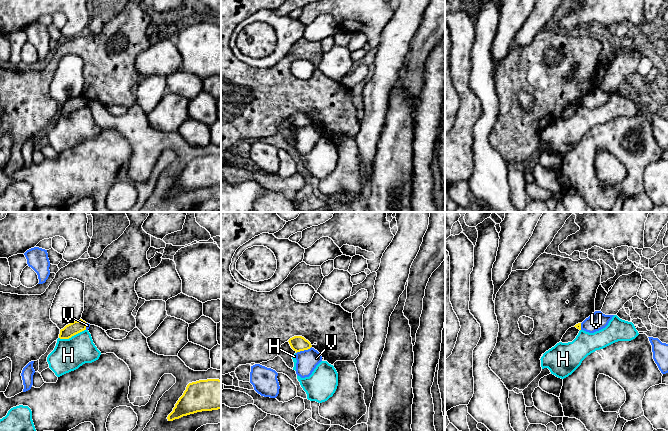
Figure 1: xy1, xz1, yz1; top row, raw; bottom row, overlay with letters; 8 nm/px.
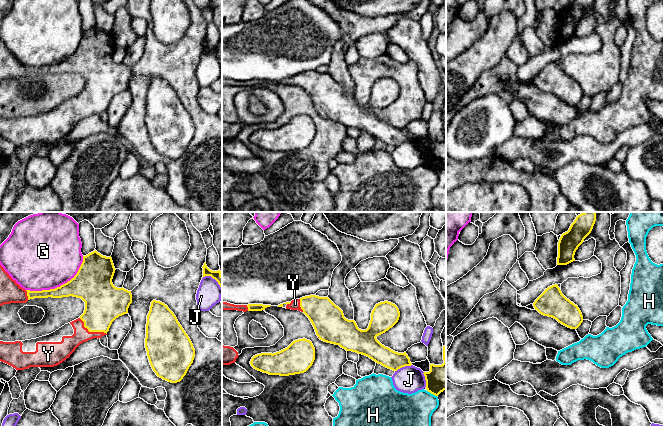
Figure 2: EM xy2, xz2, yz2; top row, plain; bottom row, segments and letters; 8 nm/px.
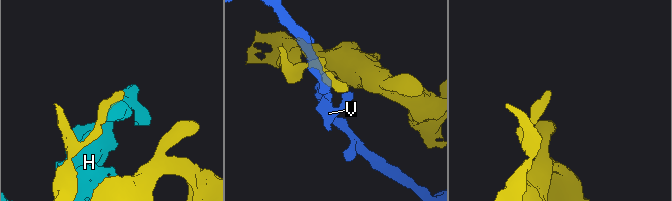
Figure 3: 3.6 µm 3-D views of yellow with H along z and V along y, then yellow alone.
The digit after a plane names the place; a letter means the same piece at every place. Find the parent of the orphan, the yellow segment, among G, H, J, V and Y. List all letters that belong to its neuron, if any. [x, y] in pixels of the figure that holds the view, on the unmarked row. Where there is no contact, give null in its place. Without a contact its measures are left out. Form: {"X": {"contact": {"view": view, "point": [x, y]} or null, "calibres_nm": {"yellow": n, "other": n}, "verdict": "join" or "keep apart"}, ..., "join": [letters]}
{"G": {"contact": {"view": "xy2", "point": [60, 62]}, "calibres_nm": {"yellow": 280, "other": 480}, "verdict": "keep apart"}, "H": {"contact": {"view": "xy1", "point": [72, 111]}, "calibres_nm": {"yellow": 100, "other": 260}, "verdict": "keep apart"}, "J": {"contact": {"view": "xz2", "point": [403, 142]}, "calibres_nm": {"yellow": 150, "other": 220}, "verdict": "keep apart"}, "V": {"contact": {"view": "xz1", "point": [303, 126]}, "calibres_nm": {"yellow": 130, "other": 170}, "verdict": "keep apart"}, "Y": {"contact": {"view": "xy2", "point": [91, 107]}, "calibres_nm": {"yellow": 300, "other": 140}, "verdict": "join"}, "join": ["Y"]}

